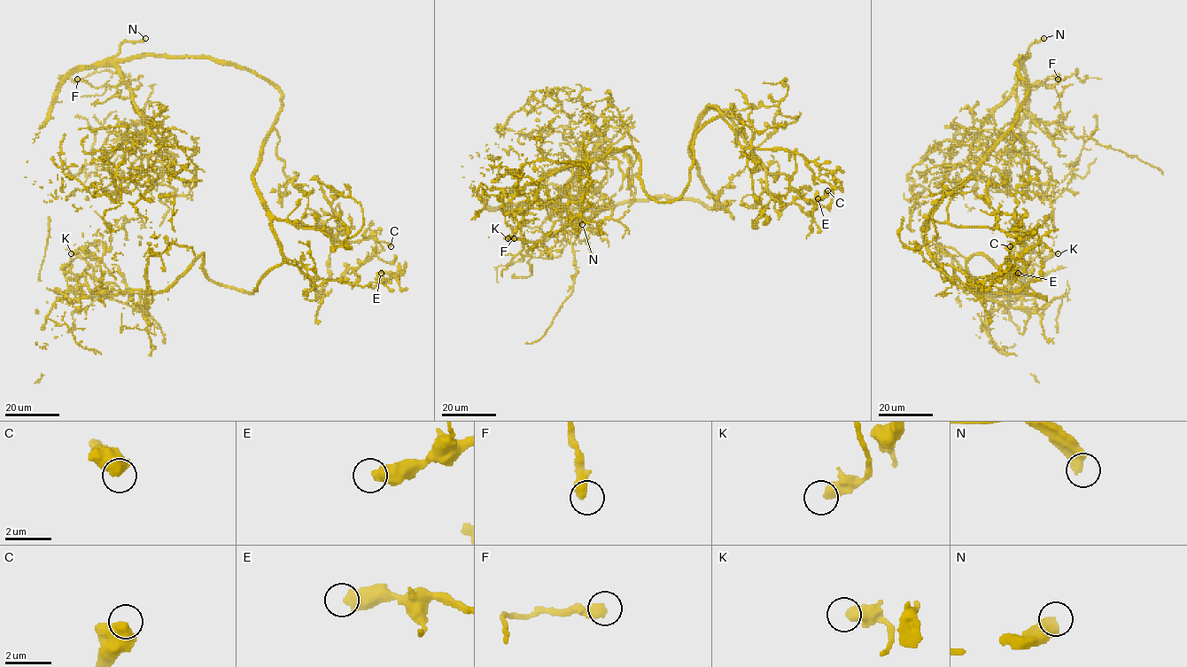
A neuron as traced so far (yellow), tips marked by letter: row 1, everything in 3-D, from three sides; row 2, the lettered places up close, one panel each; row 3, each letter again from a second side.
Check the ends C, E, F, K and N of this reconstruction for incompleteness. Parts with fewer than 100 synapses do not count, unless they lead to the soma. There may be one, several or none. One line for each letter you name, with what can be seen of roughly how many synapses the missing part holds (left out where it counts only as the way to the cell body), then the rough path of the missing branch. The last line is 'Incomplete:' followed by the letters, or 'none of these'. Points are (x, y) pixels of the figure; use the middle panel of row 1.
N: Course of what is missing: (582, 224), (578, 237), (570, 250), (574, 255), (579, 252), (576, 229)
Incomplete: N

